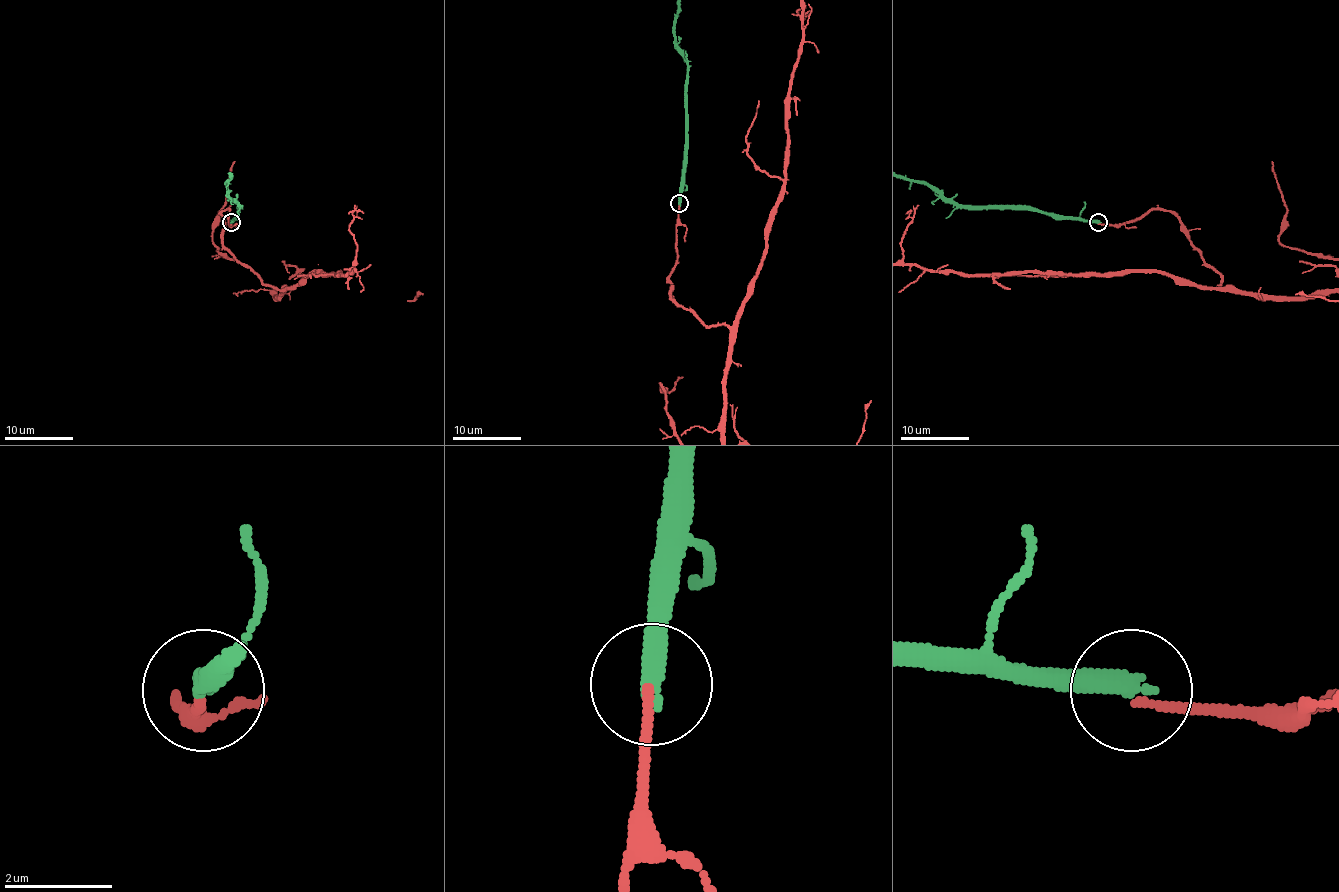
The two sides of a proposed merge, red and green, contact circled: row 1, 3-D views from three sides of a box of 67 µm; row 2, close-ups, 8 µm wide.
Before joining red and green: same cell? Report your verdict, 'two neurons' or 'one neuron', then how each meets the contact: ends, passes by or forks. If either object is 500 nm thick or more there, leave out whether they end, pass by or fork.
two neurons; red ends; green ends

